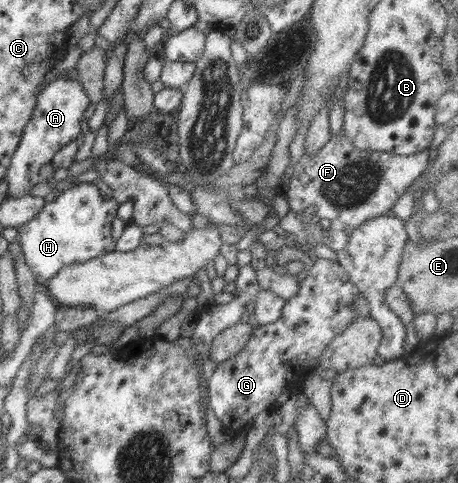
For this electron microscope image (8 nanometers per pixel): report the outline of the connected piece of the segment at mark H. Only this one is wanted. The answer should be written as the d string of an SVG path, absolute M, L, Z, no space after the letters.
M69 184L63 185L63 189L58 198L51 202L45 202L43 208L32 220L18 227L17 236L22 243L22 255L24 255L26 265L30 267L35 281L39 285L42 285L46 280L50 280L50 278L54 278L61 268L98 258L103 254L114 251L116 246L112 238L112 220L114 220L115 212L118 212L121 205L113 198L109 200L104 198L96 184Z

